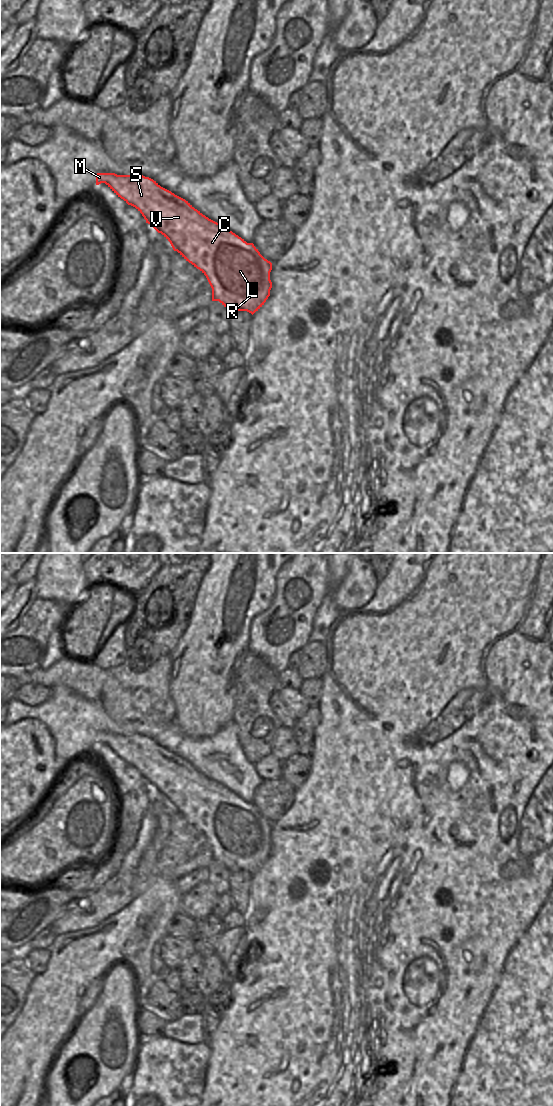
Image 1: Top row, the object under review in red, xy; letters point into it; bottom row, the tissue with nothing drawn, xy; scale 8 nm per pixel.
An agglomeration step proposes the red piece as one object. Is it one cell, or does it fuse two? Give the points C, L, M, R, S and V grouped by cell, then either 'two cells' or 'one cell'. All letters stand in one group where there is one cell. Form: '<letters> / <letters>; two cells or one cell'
C L M R S V; one cell

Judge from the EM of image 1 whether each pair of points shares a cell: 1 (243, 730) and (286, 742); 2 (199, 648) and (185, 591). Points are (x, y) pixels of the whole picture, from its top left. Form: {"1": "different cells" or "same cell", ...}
{"1": "different cells", "2": "different cells"}

